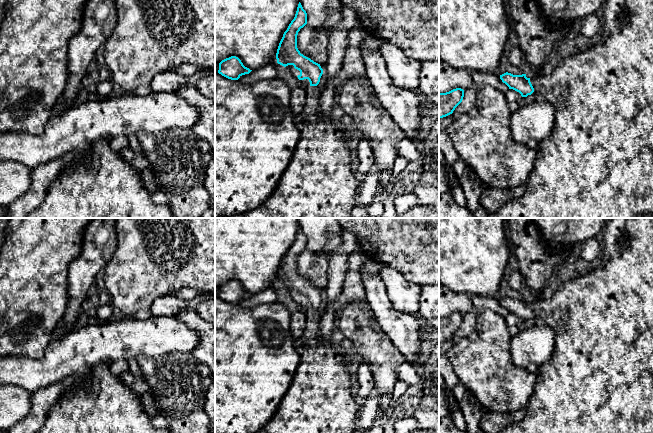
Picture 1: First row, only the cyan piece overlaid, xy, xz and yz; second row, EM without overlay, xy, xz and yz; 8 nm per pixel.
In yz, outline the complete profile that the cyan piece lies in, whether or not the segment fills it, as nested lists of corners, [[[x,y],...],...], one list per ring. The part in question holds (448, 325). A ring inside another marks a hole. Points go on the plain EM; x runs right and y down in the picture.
[[[453,313],[446,317],[439,317],[439,343],[453,337],[455,332],[462,326],[464,314]]]

